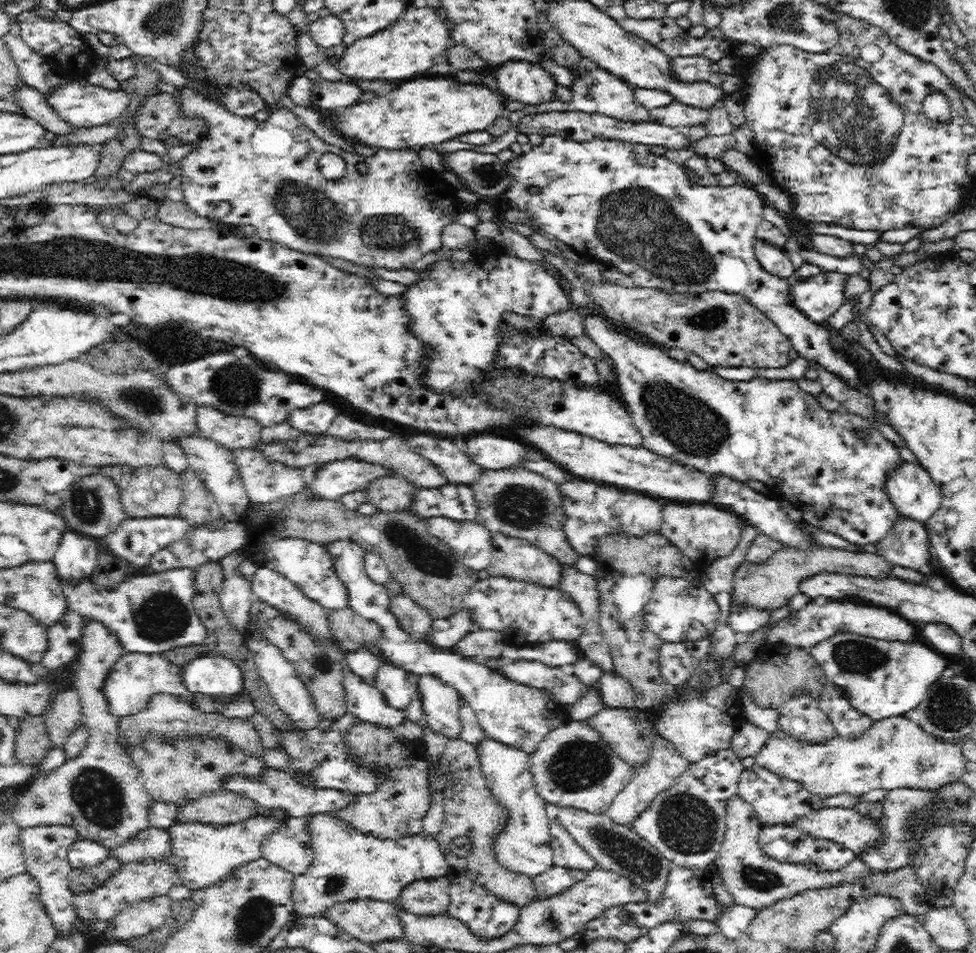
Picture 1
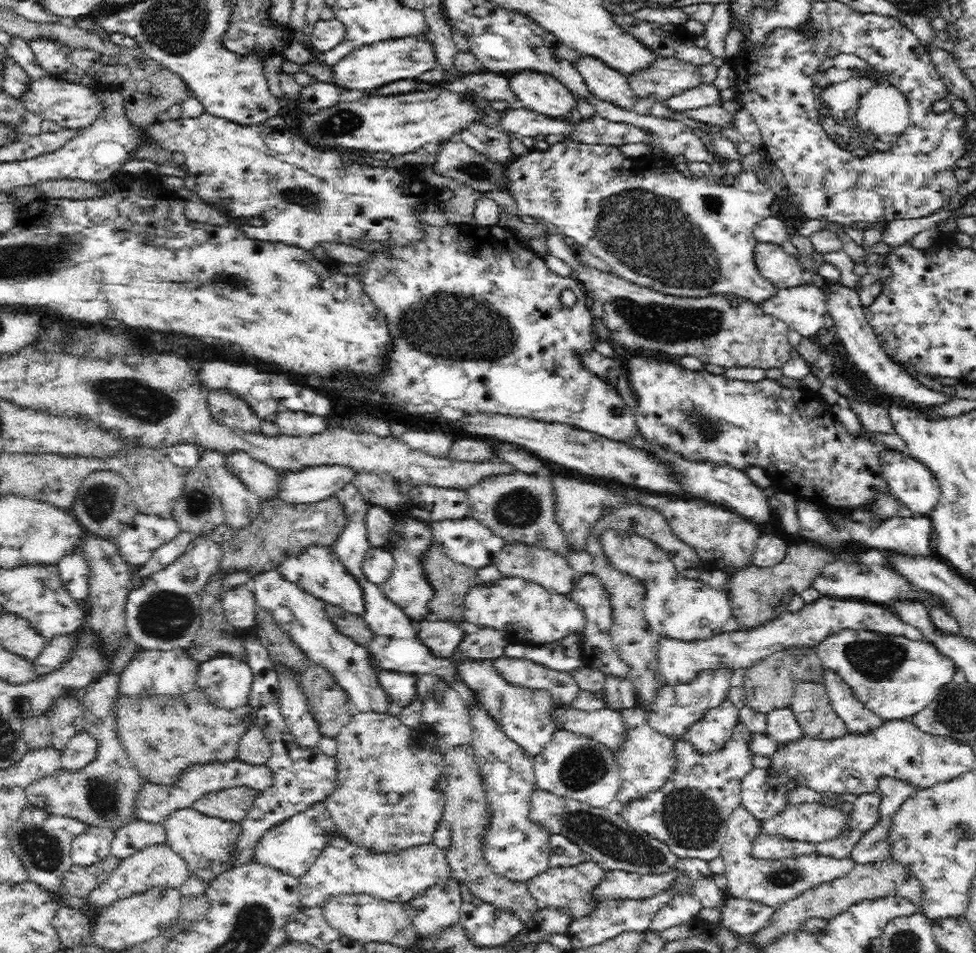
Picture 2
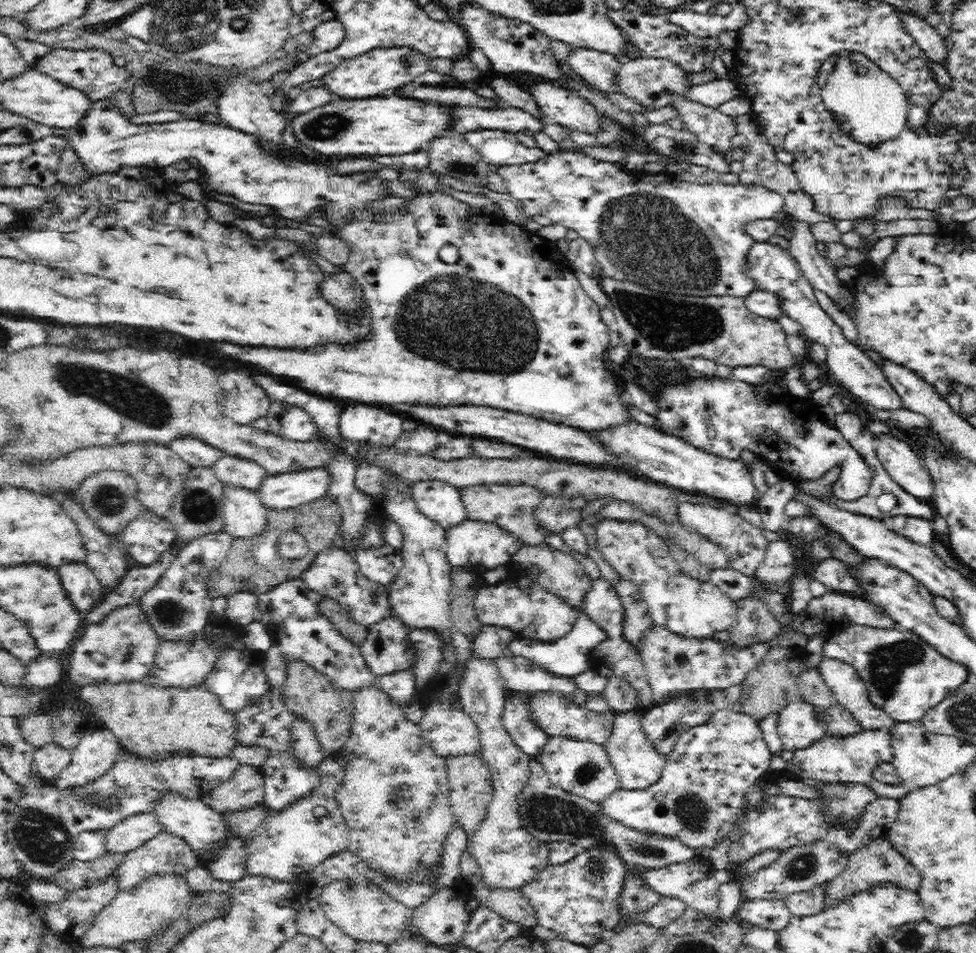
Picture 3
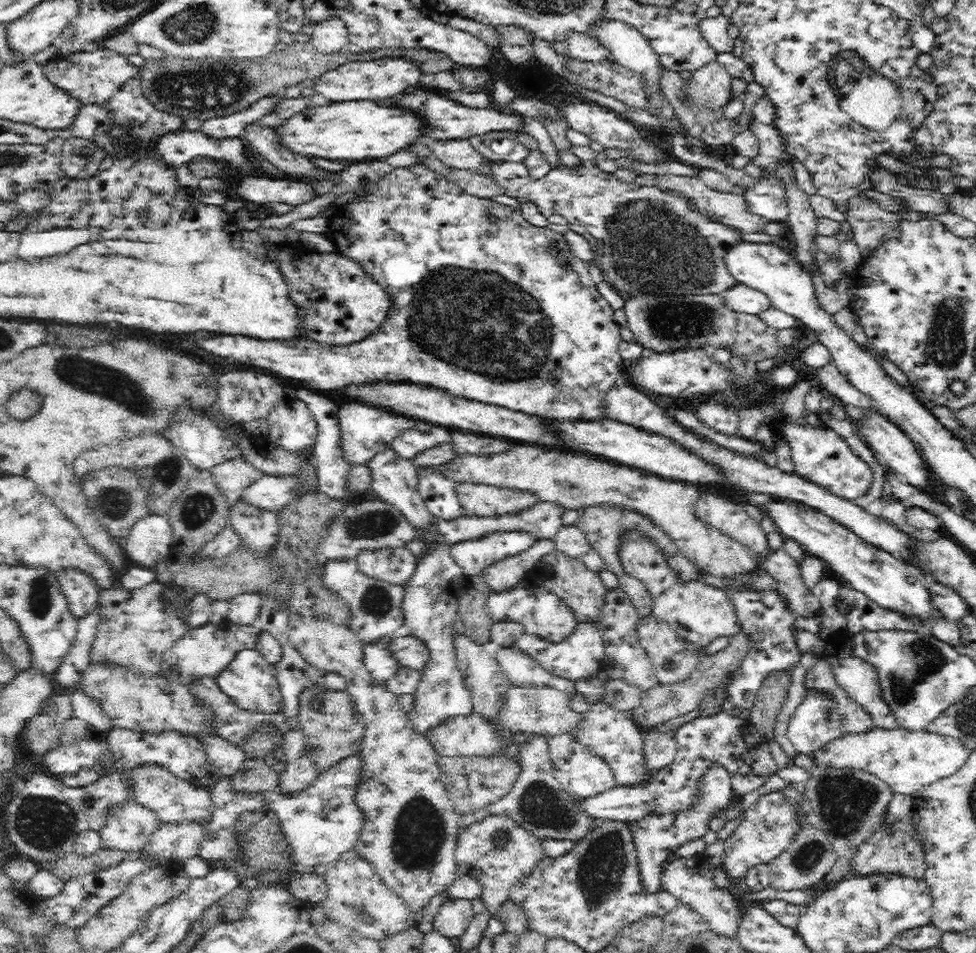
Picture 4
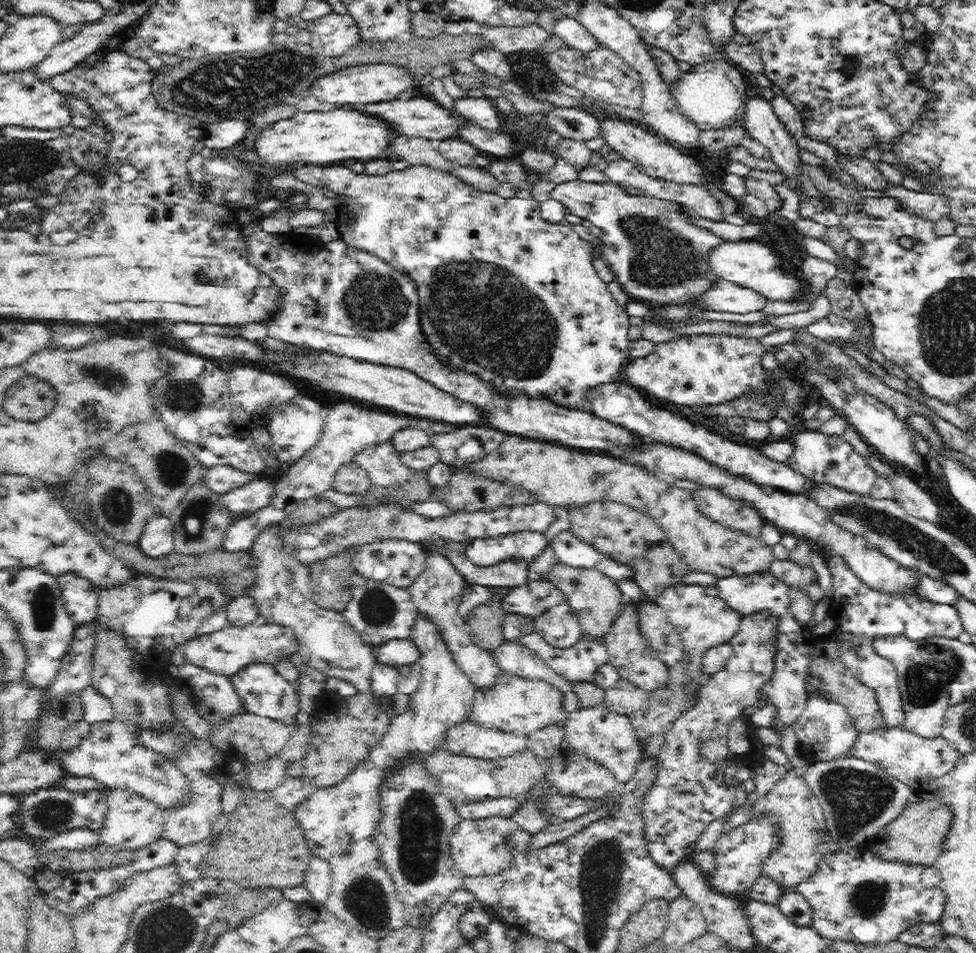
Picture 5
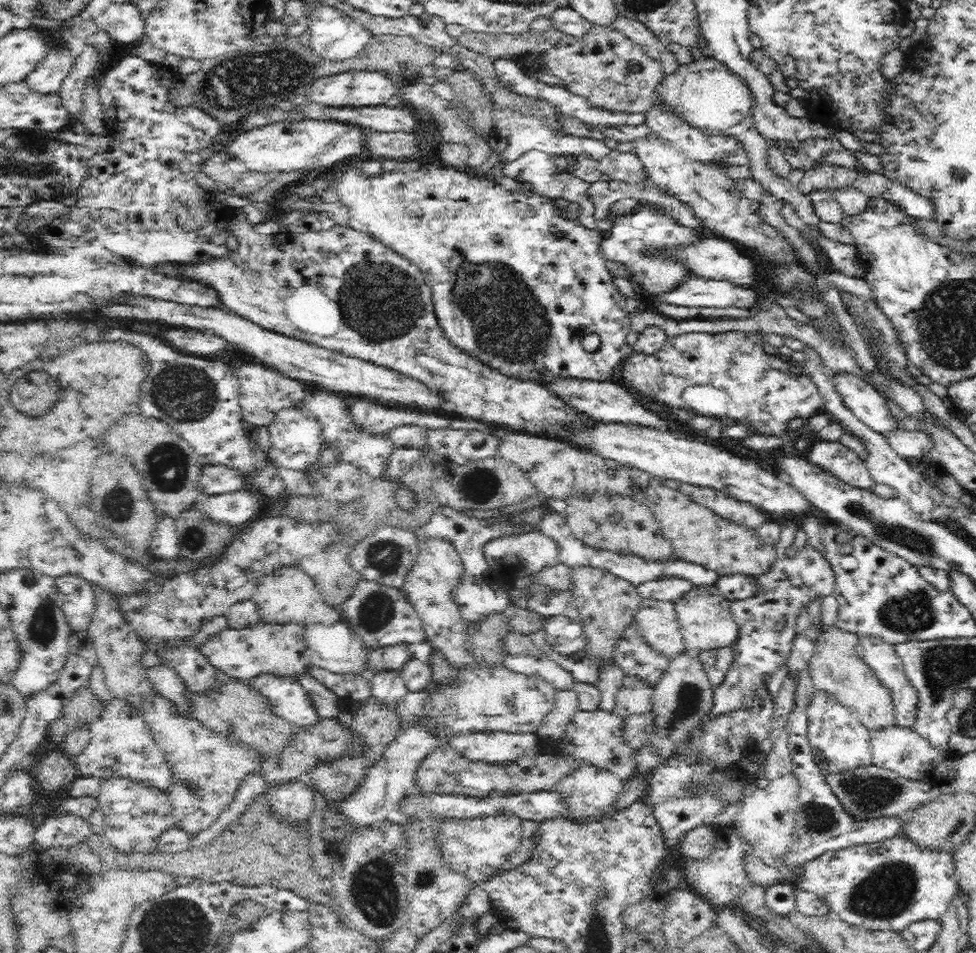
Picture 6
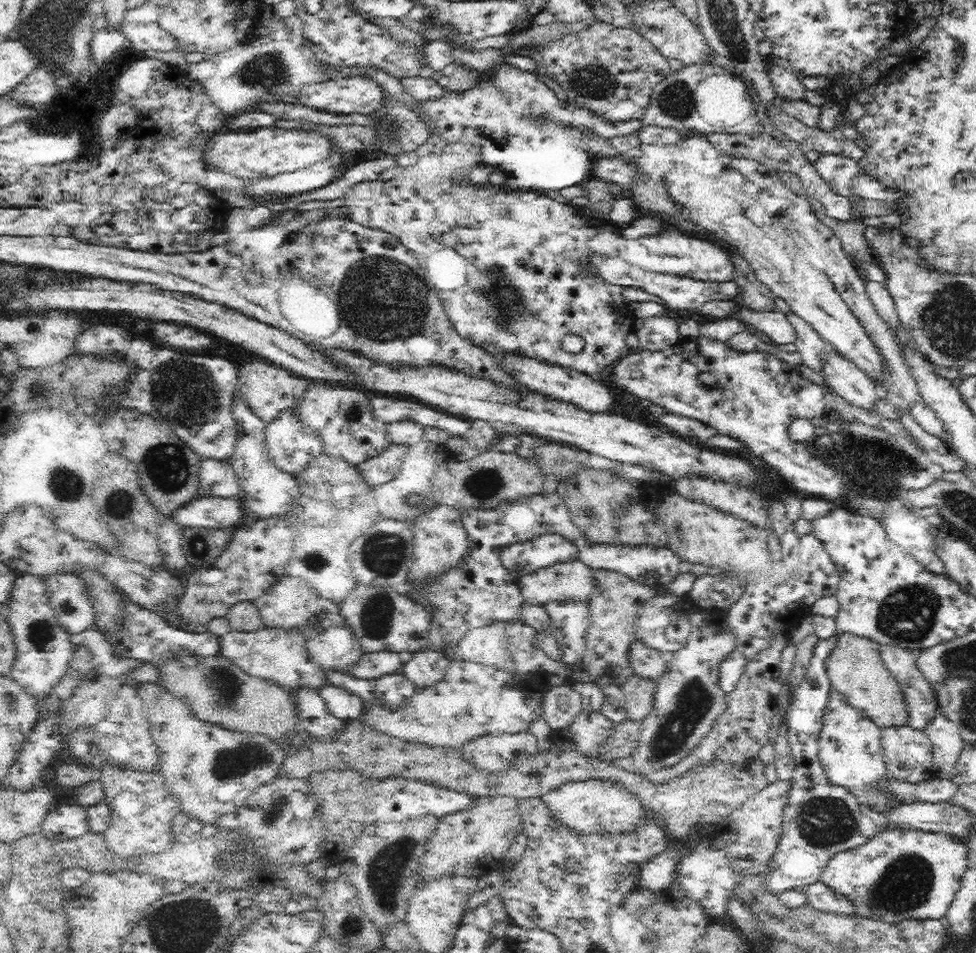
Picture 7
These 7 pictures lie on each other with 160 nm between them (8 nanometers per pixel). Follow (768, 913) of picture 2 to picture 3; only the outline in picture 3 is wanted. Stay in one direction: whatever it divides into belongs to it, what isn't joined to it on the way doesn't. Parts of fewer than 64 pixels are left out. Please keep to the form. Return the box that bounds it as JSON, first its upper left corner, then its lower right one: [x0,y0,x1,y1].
[735,899,792,931]

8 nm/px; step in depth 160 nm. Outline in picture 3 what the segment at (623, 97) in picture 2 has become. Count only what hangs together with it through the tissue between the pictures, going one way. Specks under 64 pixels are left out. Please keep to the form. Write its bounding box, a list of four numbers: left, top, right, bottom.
[566,46,623,92]

